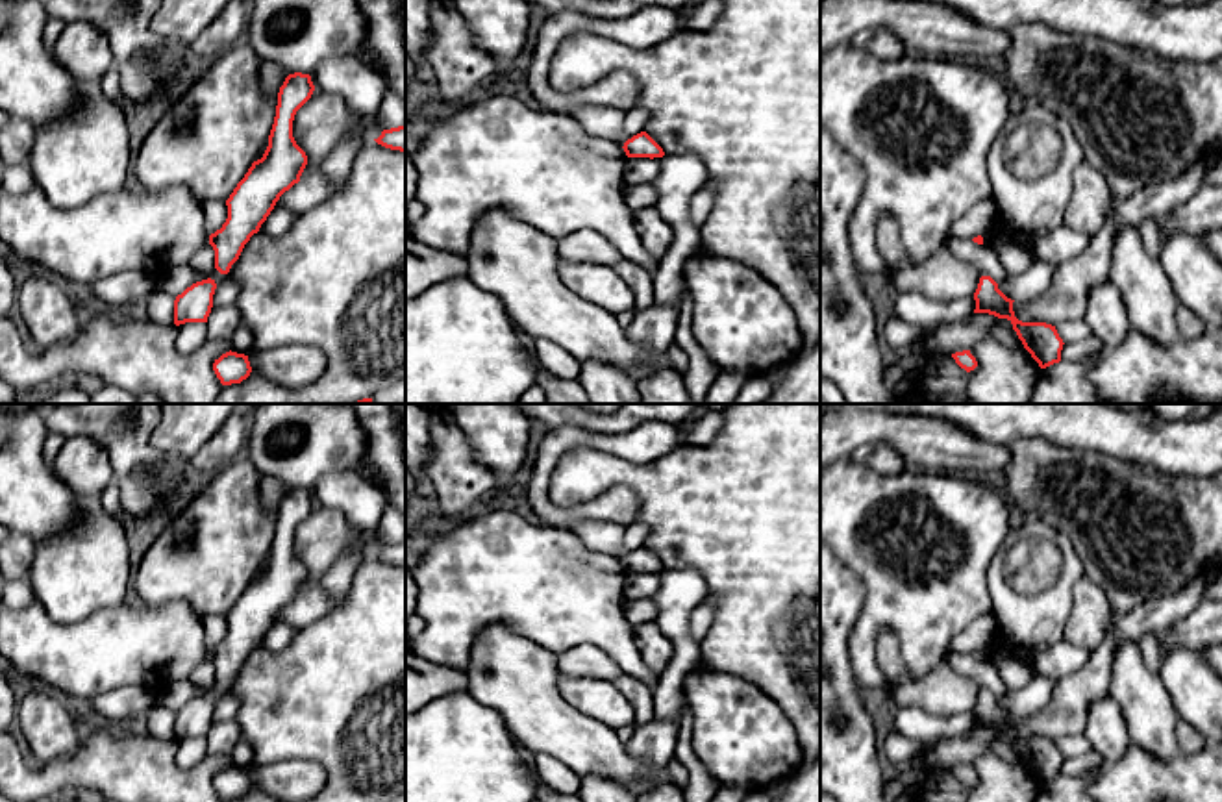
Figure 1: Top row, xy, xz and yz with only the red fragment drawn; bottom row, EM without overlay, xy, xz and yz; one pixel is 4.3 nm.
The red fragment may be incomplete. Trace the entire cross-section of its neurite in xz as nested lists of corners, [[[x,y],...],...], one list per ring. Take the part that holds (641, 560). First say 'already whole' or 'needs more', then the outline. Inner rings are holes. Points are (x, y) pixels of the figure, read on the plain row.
already whole; [[[641,546],[624,558],[624,567],[628,572],[663,572],[663,563],[646,548]]]

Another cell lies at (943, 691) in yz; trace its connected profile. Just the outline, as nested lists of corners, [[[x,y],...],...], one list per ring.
[[[891,628],[879,630],[876,654],[891,683],[885,693],[898,708],[920,708],[933,717],[974,711],[981,687],[972,678],[955,672],[946,661],[935,663],[924,678],[911,678],[900,641]]]

